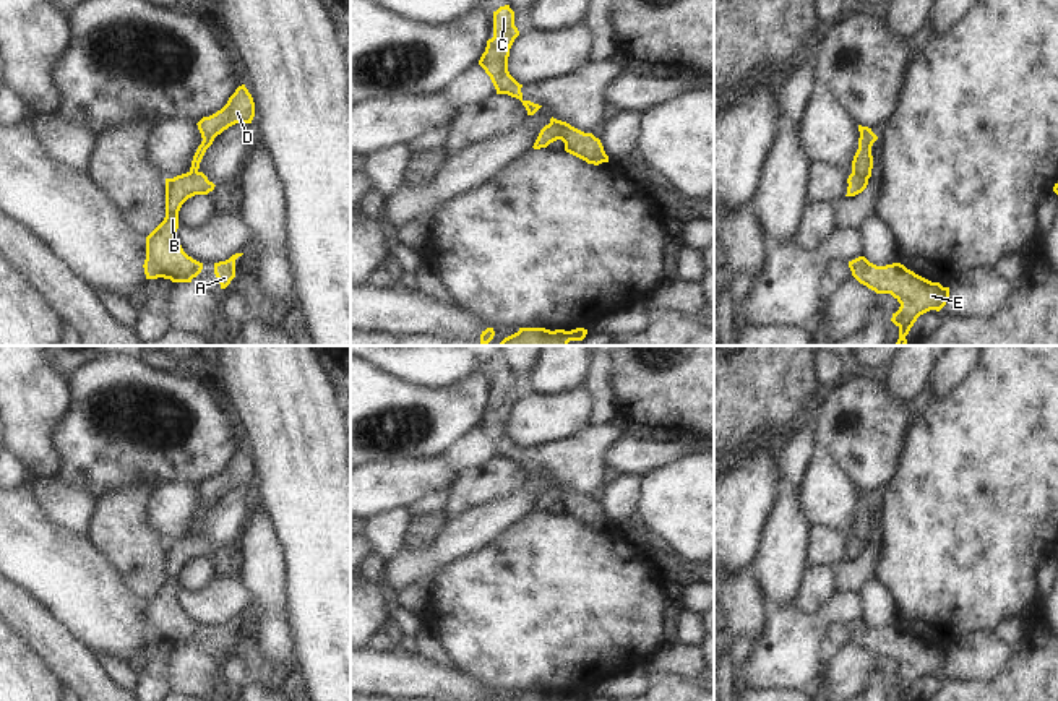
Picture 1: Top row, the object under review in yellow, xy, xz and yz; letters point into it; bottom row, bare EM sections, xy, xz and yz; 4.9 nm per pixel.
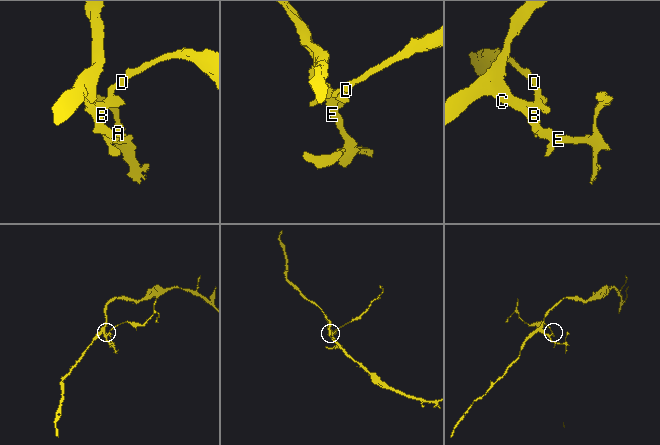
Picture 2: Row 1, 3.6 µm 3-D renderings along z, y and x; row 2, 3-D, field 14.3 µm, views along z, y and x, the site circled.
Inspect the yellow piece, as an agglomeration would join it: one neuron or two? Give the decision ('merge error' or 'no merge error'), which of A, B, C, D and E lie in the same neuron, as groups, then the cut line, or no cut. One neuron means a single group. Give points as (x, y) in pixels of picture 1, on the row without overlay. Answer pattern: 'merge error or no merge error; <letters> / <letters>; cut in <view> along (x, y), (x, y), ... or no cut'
merge error; A B C E / D; cut in xz along (550, 485), (560, 490), (562, 502)

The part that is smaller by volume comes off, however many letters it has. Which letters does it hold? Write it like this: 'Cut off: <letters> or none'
Cut off: D

